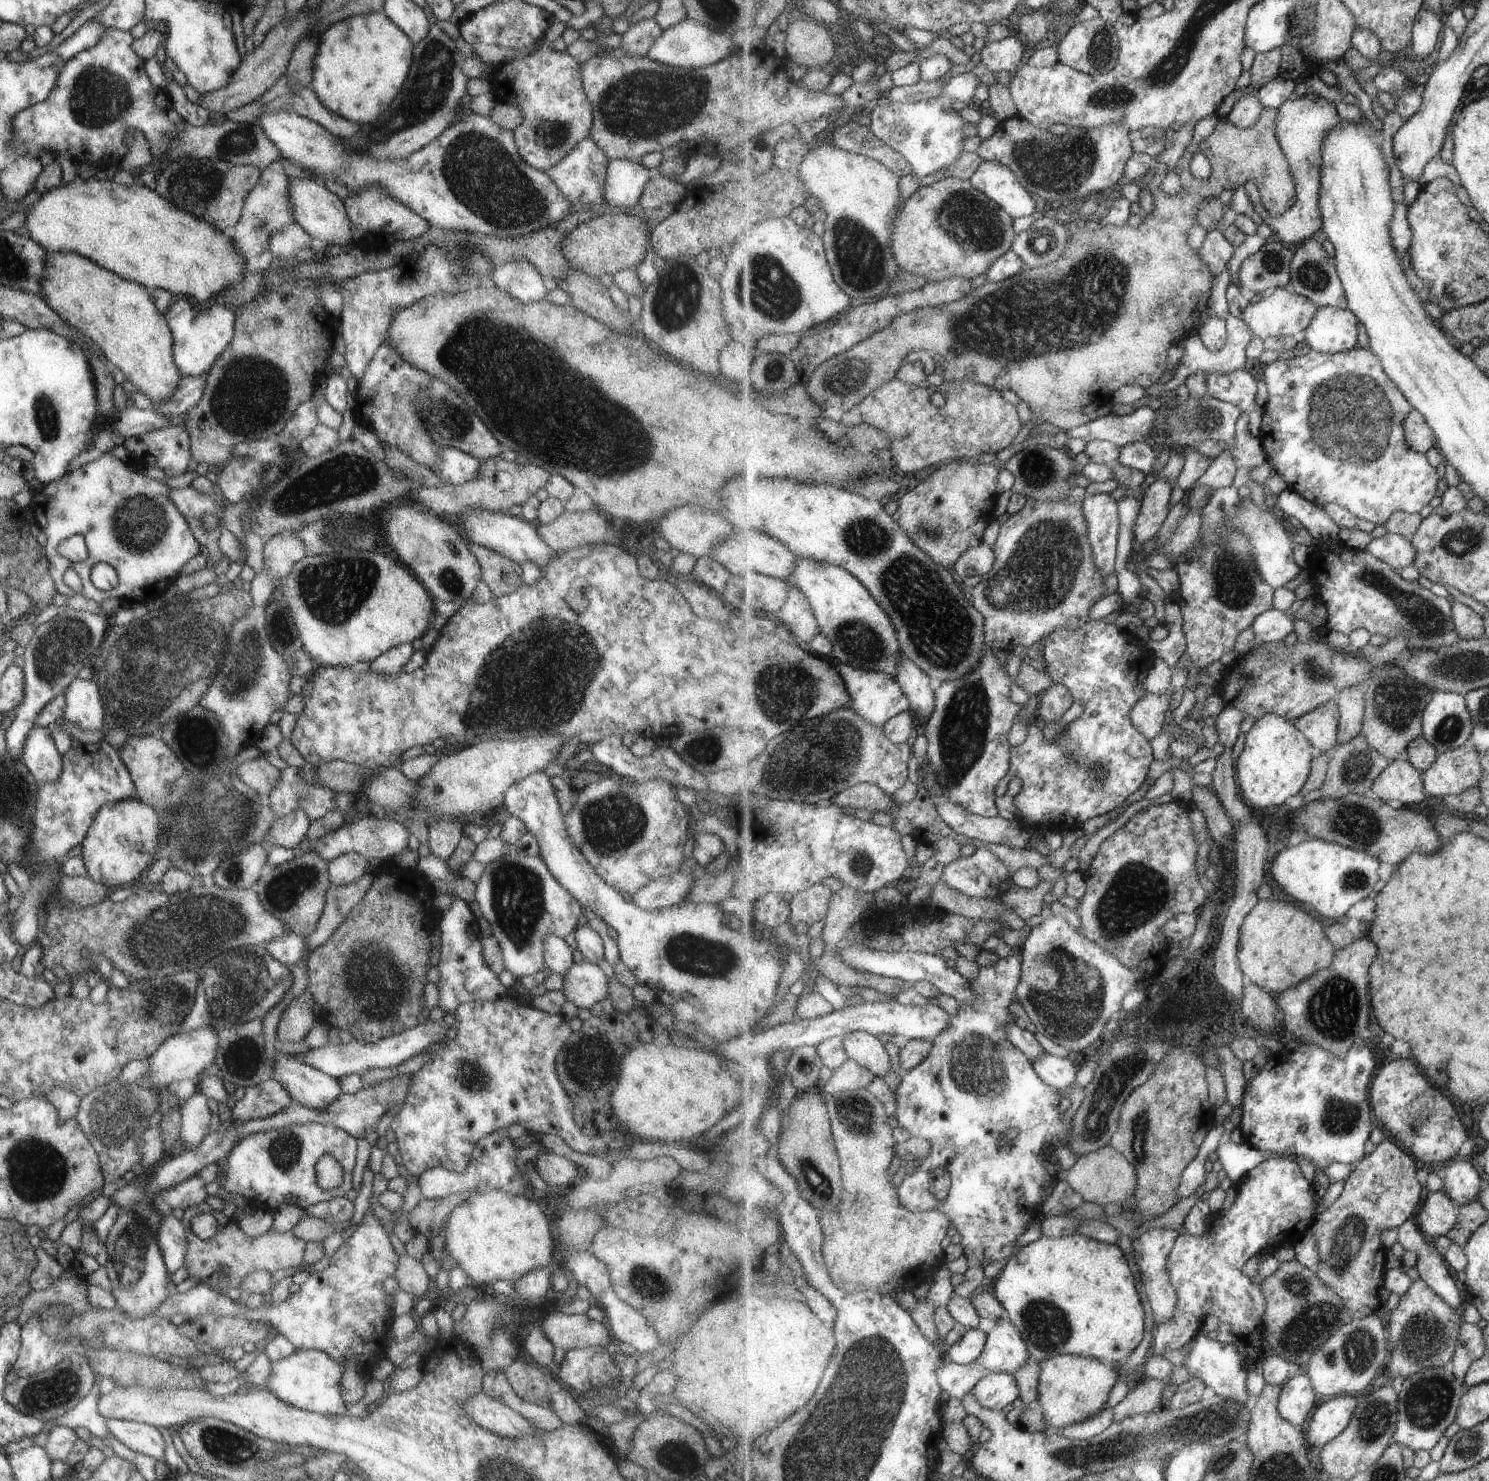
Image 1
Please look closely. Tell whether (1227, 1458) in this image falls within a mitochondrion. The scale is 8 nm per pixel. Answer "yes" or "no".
yes

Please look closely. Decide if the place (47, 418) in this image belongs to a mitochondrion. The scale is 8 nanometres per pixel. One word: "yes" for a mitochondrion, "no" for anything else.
yes

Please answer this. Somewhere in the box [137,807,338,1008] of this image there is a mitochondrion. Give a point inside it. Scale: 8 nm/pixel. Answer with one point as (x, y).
(281, 894)

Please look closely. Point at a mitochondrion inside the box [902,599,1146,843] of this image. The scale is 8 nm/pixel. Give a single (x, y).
(963, 731)

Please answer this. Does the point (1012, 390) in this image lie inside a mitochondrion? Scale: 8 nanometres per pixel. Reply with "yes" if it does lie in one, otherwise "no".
no

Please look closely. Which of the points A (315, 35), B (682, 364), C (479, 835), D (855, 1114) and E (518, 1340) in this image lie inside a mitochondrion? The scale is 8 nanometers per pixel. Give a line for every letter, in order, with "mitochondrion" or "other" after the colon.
A: other
B: other
C: other
D: mitochondrion
E: other

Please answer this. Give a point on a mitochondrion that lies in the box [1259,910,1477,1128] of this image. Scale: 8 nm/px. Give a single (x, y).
(1333, 1012)

